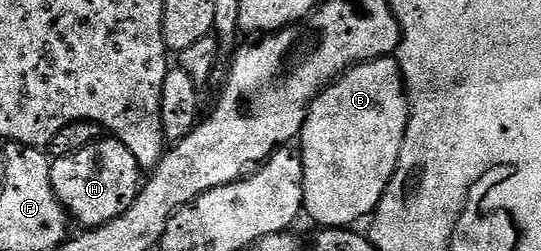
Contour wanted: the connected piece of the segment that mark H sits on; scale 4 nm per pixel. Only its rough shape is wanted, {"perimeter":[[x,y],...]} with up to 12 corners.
{"perimeter":[[119,138],[52,160],[60,205],[85,229],[130,210],[142,169]]}

